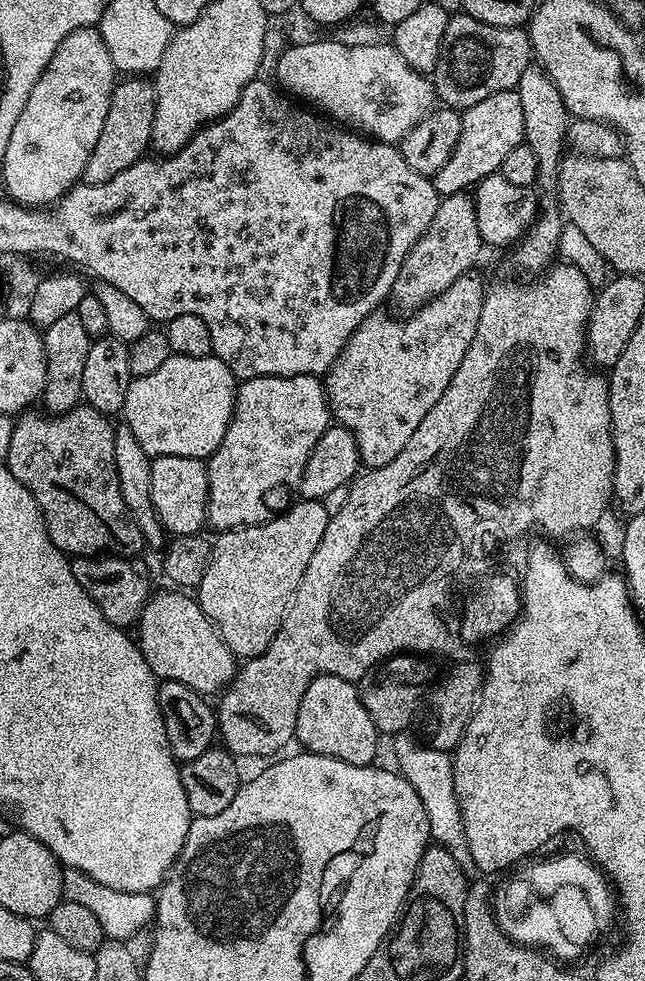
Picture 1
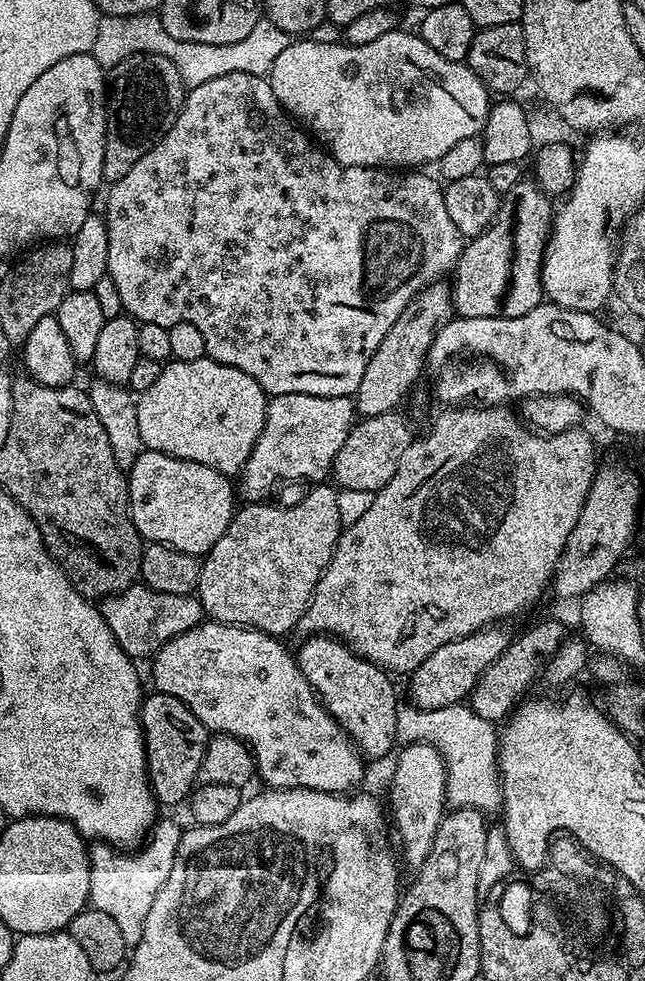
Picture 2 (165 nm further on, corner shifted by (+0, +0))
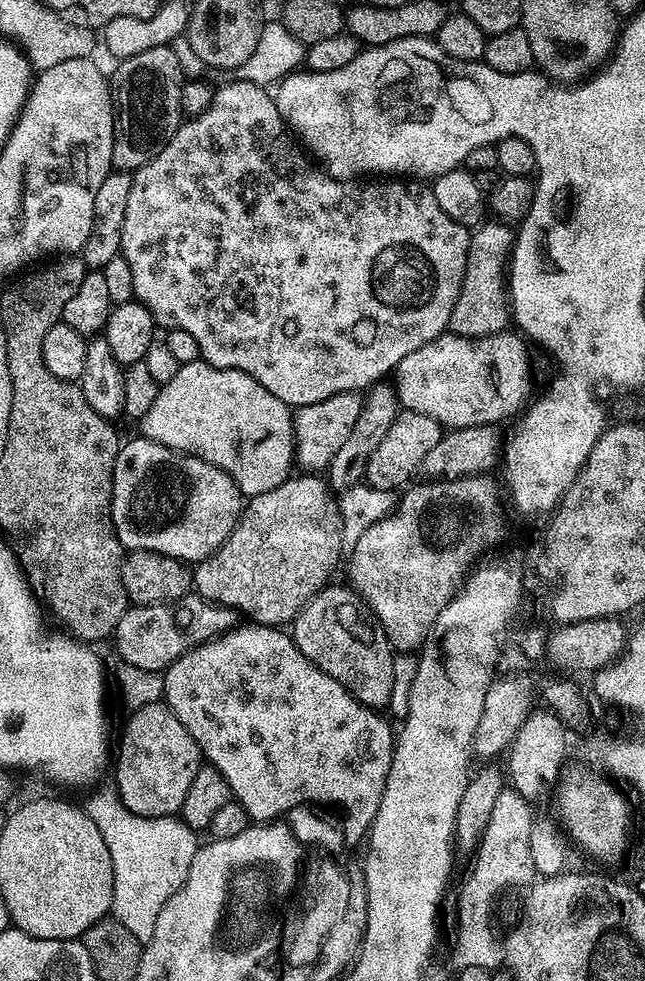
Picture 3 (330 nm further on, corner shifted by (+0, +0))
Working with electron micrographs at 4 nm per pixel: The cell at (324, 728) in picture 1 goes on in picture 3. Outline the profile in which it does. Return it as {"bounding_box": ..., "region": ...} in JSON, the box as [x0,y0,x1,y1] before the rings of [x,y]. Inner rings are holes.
{"bounding_box":[290,583,396,710],"region":[[[329,583],[309,600],[290,625],[292,641],[330,678],[342,682],[361,704],[377,710],[387,709],[394,690],[396,656],[376,611],[347,583]]]}

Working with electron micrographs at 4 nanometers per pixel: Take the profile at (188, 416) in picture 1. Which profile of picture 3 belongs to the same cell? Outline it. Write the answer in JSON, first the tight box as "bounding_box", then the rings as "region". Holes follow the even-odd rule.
{"bounding_box":[142,358,296,498],"region":[[[203,358],[189,364],[181,364],[178,374],[170,382],[160,385],[158,398],[154,400],[154,406],[145,414],[142,427],[144,427],[142,428],[143,435],[147,436],[149,440],[158,442],[167,448],[173,448],[175,452],[186,452],[190,456],[202,458],[206,462],[210,462],[210,466],[218,466],[218,470],[226,473],[240,487],[240,494],[245,498],[266,494],[266,490],[274,490],[278,486],[282,486],[282,482],[286,482],[294,472],[292,462],[294,464],[296,455],[296,425],[294,423],[293,409],[286,402],[282,402],[282,398],[270,394],[270,390],[266,390],[266,386],[262,386],[262,382],[250,378],[250,374],[246,374],[242,370],[234,370],[233,368],[216,368]]]}

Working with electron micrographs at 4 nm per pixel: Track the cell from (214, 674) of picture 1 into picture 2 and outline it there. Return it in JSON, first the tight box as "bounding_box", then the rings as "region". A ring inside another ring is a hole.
{"bounding_box":[151,622,364,794],"region":[[[202,622],[198,626],[194,626],[190,630],[186,630],[182,634],[178,634],[174,638],[170,638],[170,642],[166,642],[151,657],[152,664],[152,680],[155,691],[165,692],[174,698],[178,698],[192,711],[194,718],[198,718],[198,722],[202,722],[202,726],[208,728],[209,733],[219,734],[222,736],[233,736],[239,740],[243,740],[248,745],[253,757],[254,768],[265,780],[268,788],[309,788],[310,790],[318,790],[319,792],[335,792],[337,794],[348,794],[353,791],[352,788],[364,776],[364,764],[356,745],[349,740],[339,722],[325,710],[320,702],[319,696],[310,686],[310,682],[306,682],[306,678],[302,674],[300,667],[296,665],[295,655],[291,651],[284,649],[283,639],[277,638],[269,634],[269,632],[257,632],[255,628],[245,628],[239,624],[218,624],[215,622]]]}

